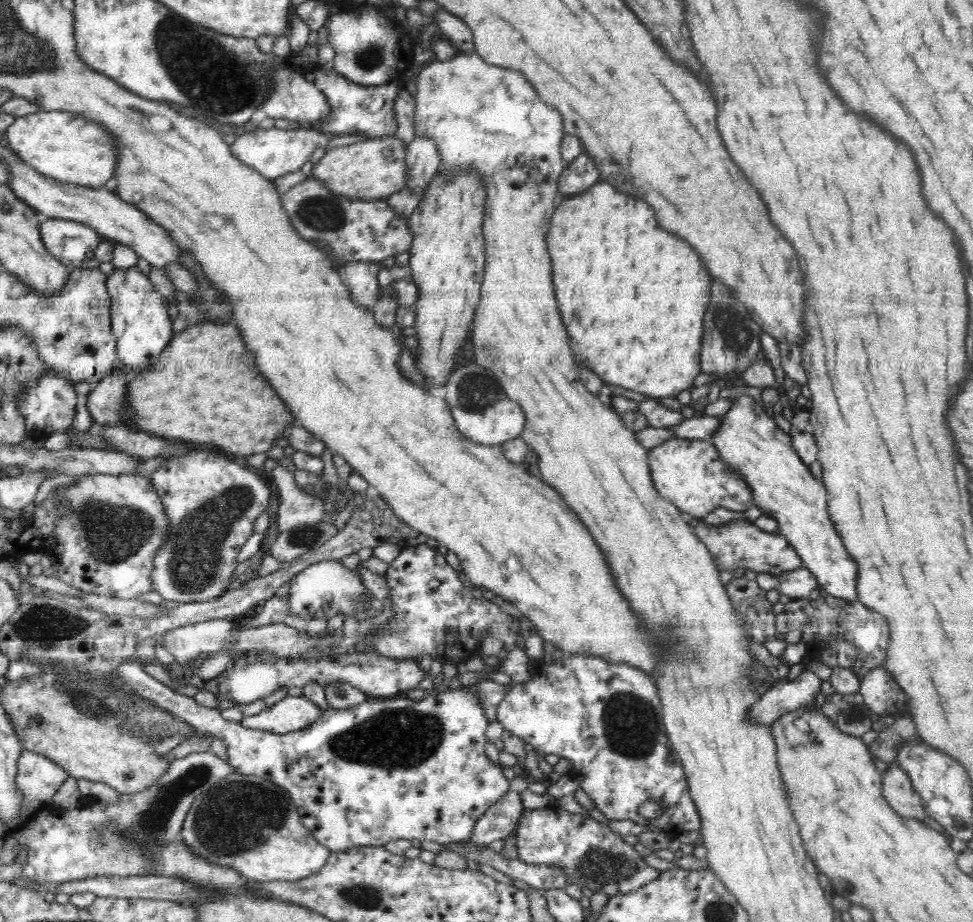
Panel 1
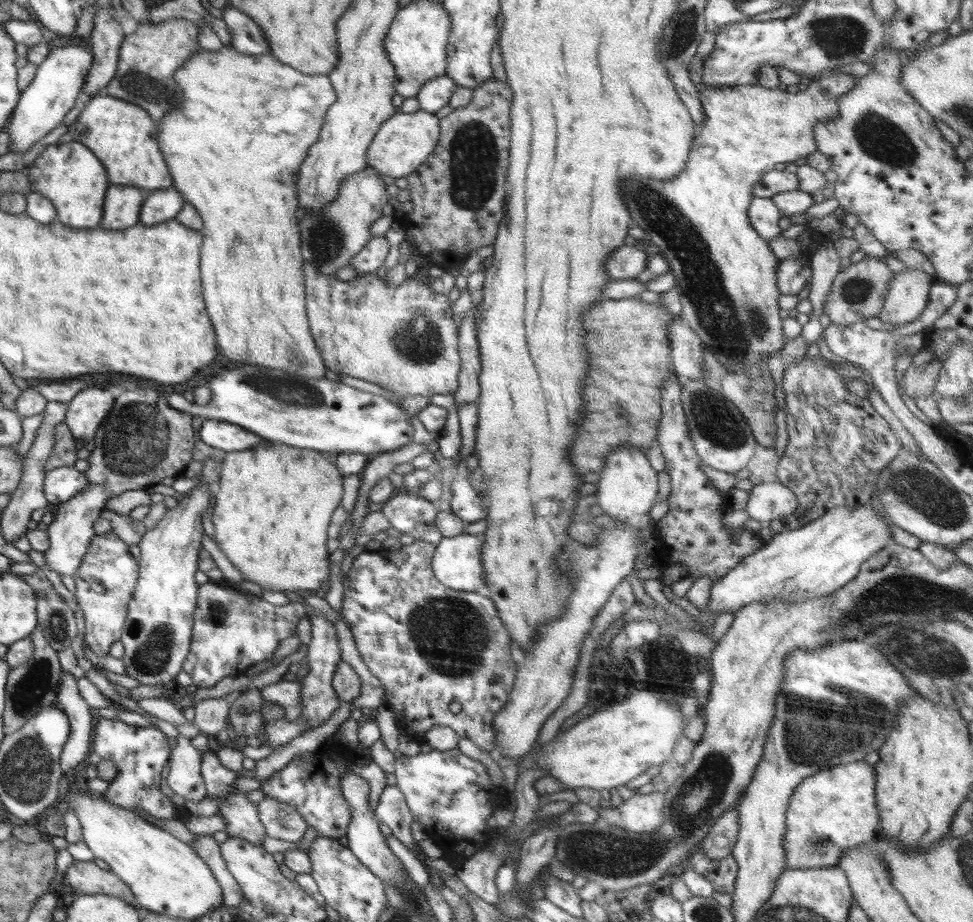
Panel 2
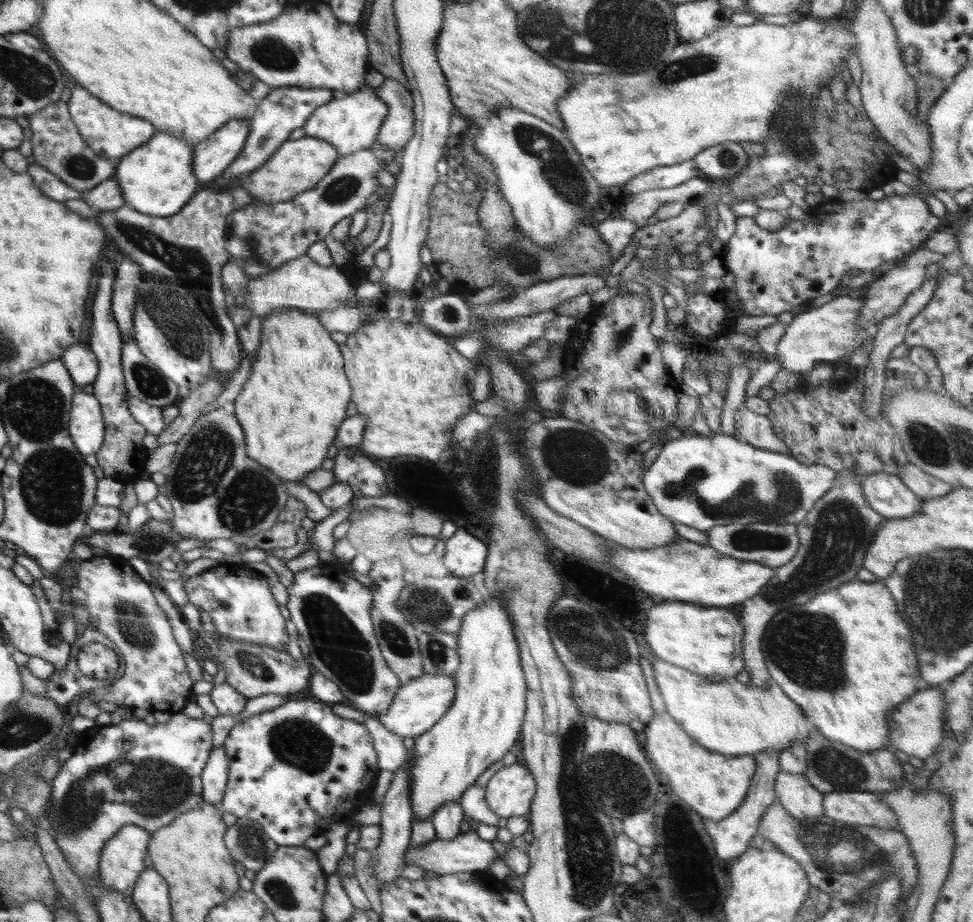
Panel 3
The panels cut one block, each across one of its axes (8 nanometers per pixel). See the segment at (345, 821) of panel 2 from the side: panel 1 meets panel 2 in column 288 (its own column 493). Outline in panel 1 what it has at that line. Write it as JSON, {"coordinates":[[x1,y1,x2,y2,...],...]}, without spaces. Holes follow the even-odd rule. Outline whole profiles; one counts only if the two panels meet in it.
{"coordinates":[[131,657,128,661,120,663,117,668,119,675,124,678,125,686,128,689,136,692,138,697,145,698,145,700,153,702,156,706,167,710,170,714,177,716,182,722,191,724,197,734,212,735,212,738,220,738,224,741,227,747,227,764,238,770,238,773,243,775,254,775,262,776,263,779,282,787,290,793,292,801,298,809,300,819,304,826,310,830,314,838,318,839,318,842,322,843,326,848,329,848,333,853,347,851,352,847,365,847,375,846,384,847,384,845,390,841,398,840,399,838,405,838,412,840,417,838,421,842,438,842,441,844,448,845,448,843,460,843,462,841,469,841,472,836,472,830,476,826,476,821,480,816,487,814,488,810,509,791,508,778,504,777,502,773,502,766,495,764,488,759,485,754,486,730,488,730,488,724,490,720,486,717,484,707,480,703,480,698,468,687,461,687,458,690,448,689,444,692,436,694,436,696,428,696,428,698,422,698,422,700,410,700,409,698,398,698,398,697,384,697,384,700,380,698,368,698,366,702,351,706,345,709,330,709,324,711,322,716,313,722,310,726,305,729,289,732,286,734,276,734,267,732,262,729,251,729,242,726,240,722,234,722,226,720,222,715,221,711,216,708,210,708,198,704,194,697,185,696,179,693,177,689,171,686,164,686,144,672,144,667,141,665,141,660,136,657]]}

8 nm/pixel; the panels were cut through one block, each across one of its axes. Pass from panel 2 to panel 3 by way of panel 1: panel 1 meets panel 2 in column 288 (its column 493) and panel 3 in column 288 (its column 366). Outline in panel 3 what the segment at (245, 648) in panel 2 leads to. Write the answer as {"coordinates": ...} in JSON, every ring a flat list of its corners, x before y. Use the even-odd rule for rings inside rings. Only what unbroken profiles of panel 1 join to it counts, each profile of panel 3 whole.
{"coordinates":[[219,562,201,574,188,577,184,583,184,590,189,602,210,616,218,634,234,641,287,651,287,614,276,603,266,578,244,562]]}

